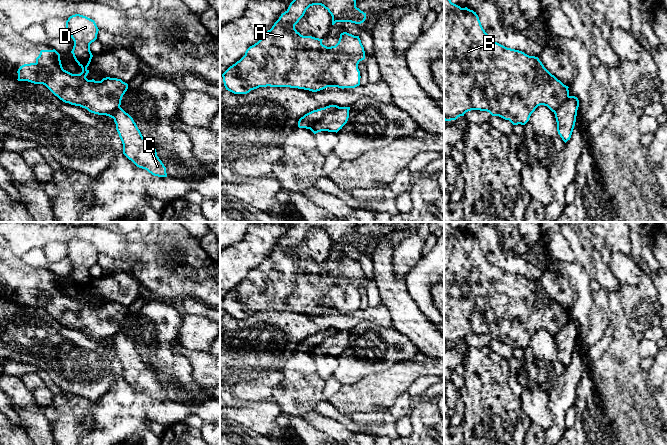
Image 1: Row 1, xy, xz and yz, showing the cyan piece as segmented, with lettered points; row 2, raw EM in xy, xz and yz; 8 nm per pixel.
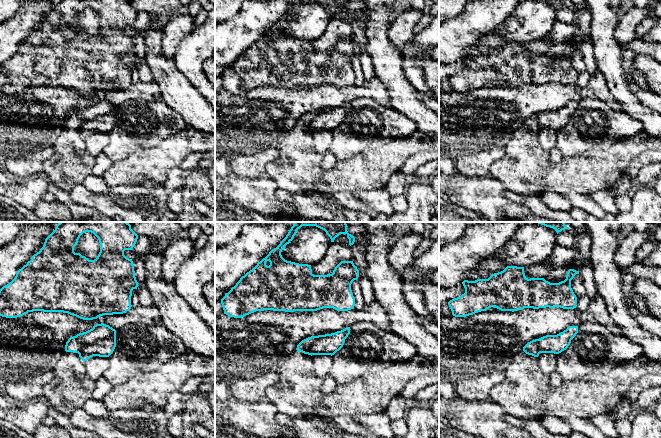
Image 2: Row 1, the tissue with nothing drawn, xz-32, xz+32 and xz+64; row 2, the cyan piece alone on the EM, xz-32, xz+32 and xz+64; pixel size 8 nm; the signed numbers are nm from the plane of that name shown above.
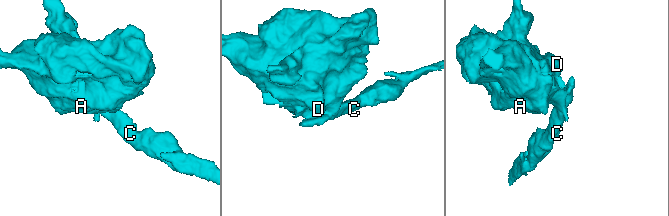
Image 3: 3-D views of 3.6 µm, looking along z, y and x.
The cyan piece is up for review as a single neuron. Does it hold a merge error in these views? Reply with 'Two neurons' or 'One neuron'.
Two neurons

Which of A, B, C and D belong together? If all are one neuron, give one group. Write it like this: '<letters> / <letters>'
A B D / C

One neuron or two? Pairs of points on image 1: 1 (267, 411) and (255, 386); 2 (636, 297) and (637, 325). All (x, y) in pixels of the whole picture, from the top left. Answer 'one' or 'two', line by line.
1: two
2: one

